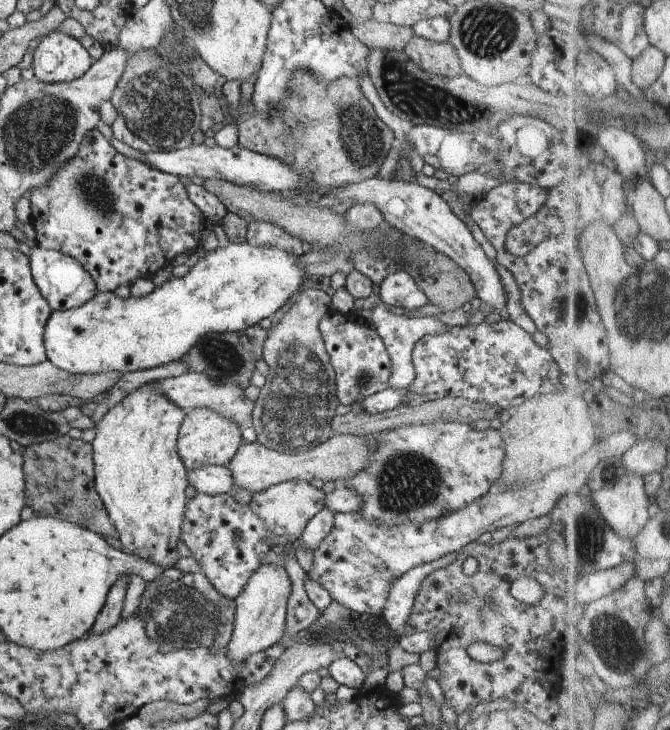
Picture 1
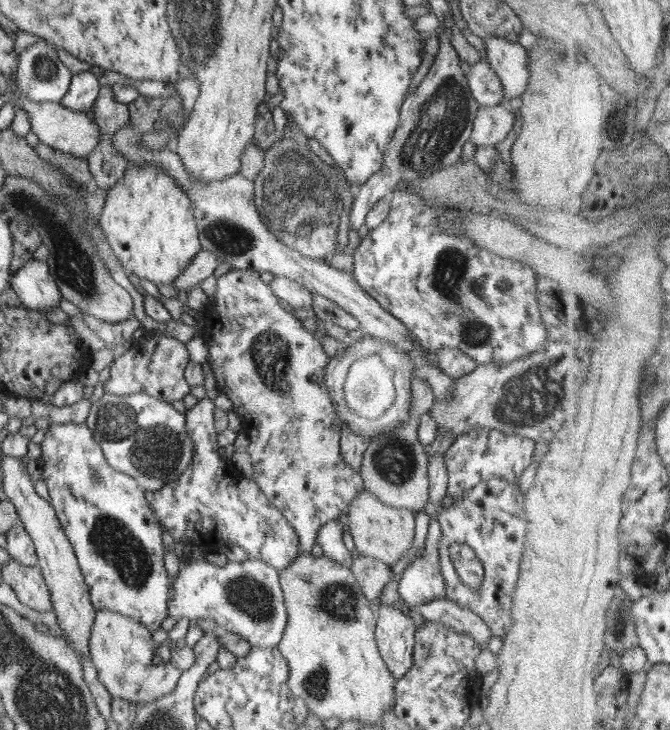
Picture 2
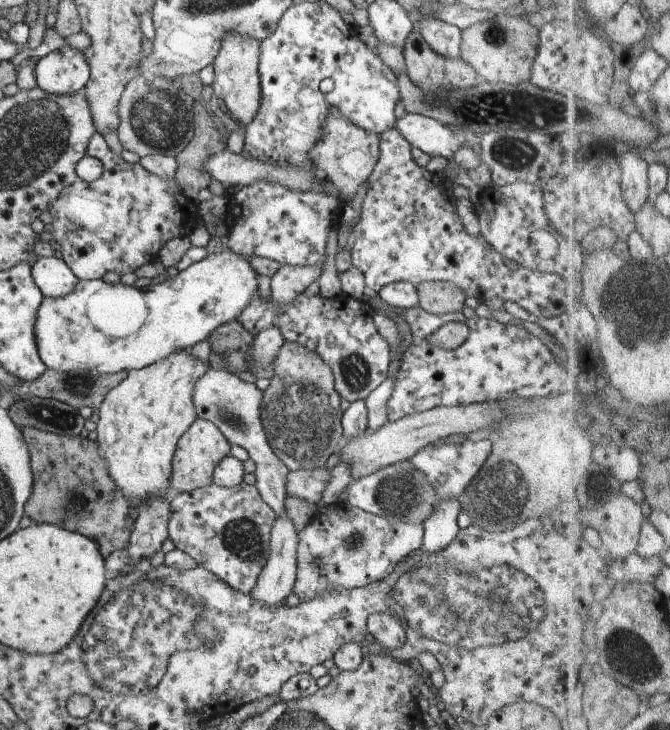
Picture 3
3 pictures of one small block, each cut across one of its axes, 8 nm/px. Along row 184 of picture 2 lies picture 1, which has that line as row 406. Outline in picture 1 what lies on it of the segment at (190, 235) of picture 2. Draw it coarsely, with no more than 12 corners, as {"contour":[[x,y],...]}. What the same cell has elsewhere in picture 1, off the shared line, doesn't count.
{"contour":[[154,383],[96,424],[121,550],[176,567],[185,411]]}

